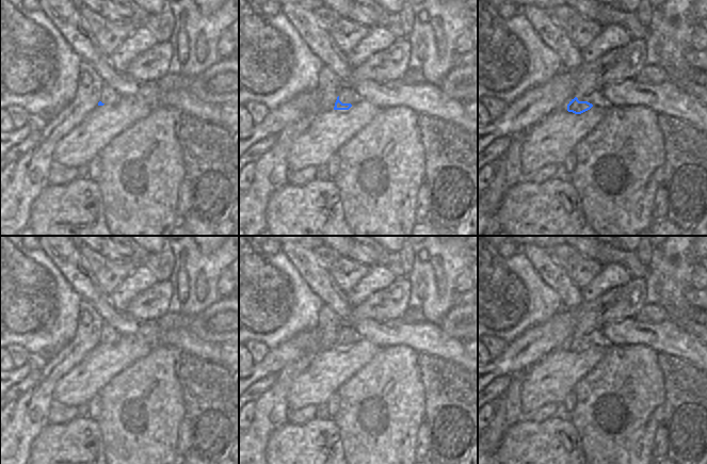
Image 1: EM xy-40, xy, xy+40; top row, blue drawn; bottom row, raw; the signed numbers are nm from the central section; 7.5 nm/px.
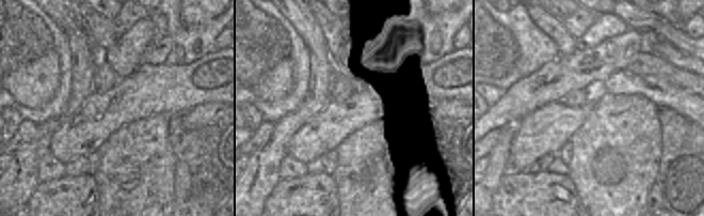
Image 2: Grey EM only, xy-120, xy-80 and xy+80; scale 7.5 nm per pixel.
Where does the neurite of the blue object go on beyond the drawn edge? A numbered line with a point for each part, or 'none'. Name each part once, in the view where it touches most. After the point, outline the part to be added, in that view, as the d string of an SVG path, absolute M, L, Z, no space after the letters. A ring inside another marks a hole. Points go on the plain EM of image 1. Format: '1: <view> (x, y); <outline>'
1: xy+40 (593, 337); M592 332L590 334L577 334L576 336L578 337L579 340L588 340L593 345L598 340L605 340L600 332Z

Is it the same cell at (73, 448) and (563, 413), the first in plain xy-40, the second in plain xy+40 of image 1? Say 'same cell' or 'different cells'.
different cells

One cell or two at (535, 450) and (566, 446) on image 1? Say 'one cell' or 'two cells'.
one cell

